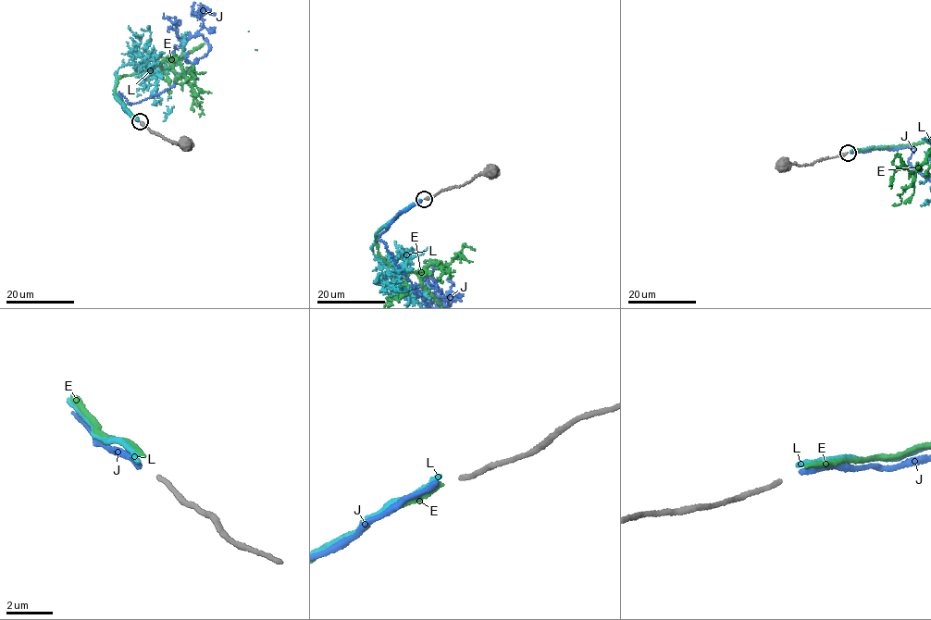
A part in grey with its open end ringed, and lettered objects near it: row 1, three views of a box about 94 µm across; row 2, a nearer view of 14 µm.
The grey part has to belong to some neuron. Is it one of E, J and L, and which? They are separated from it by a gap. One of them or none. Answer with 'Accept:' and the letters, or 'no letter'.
Accept: J

